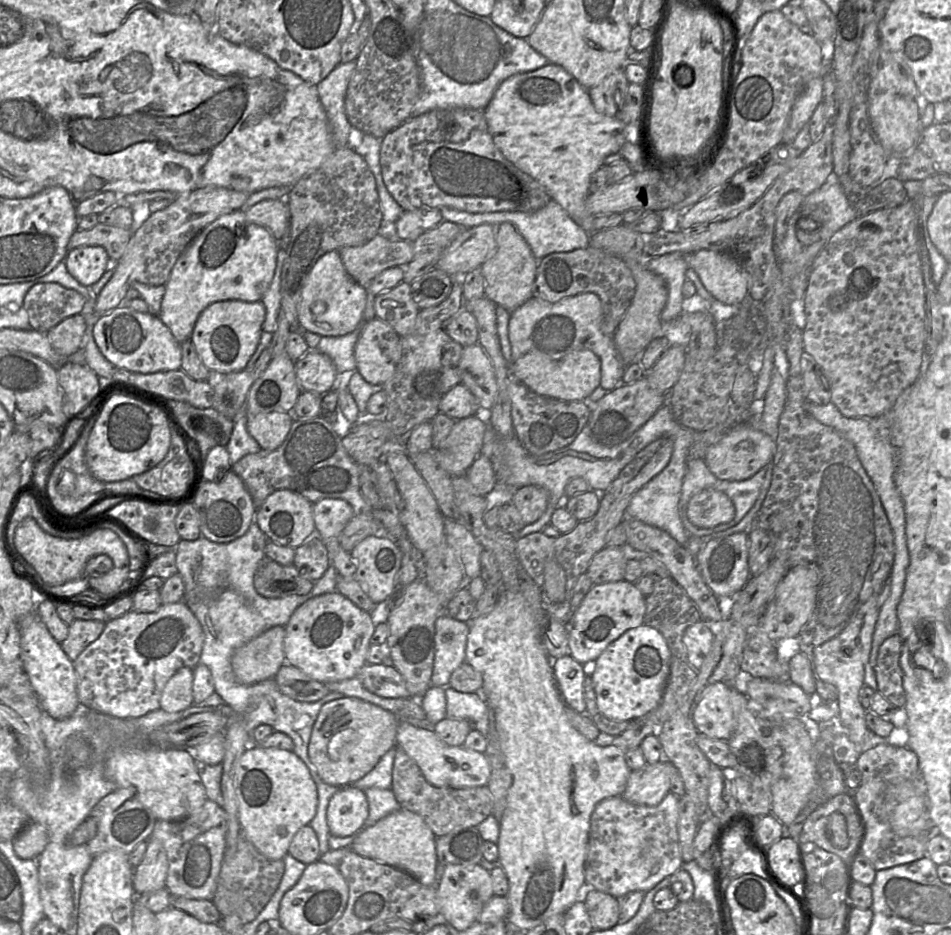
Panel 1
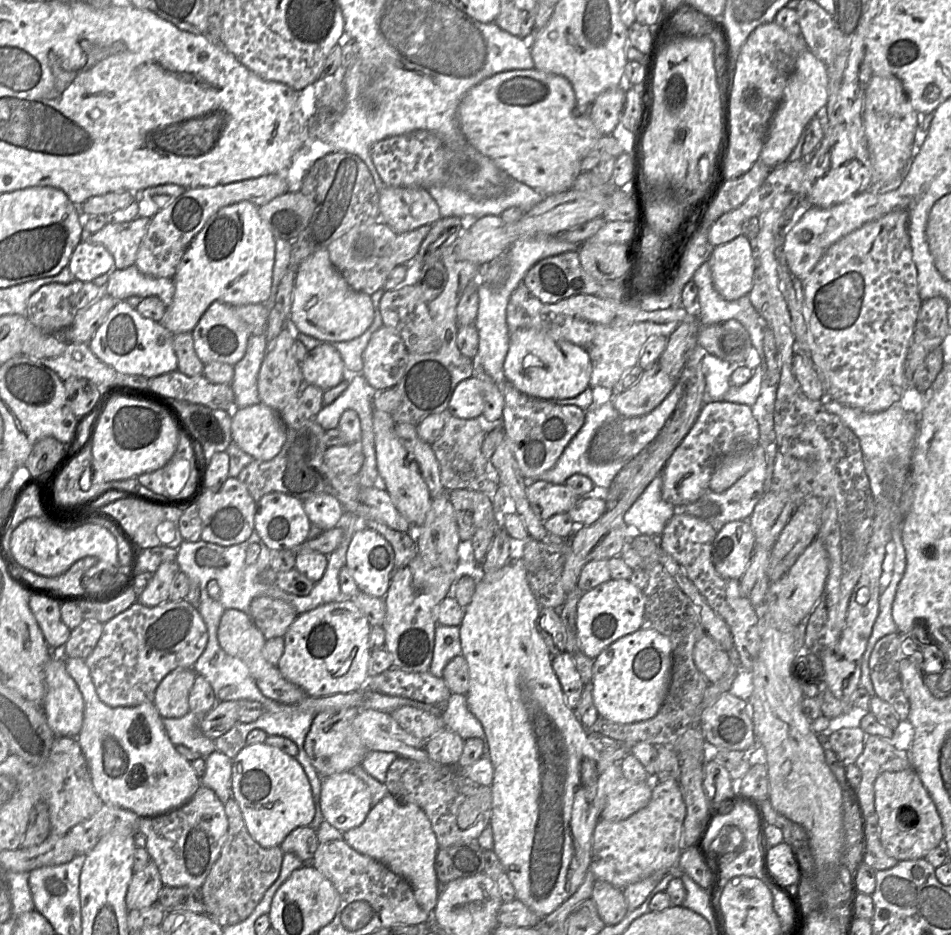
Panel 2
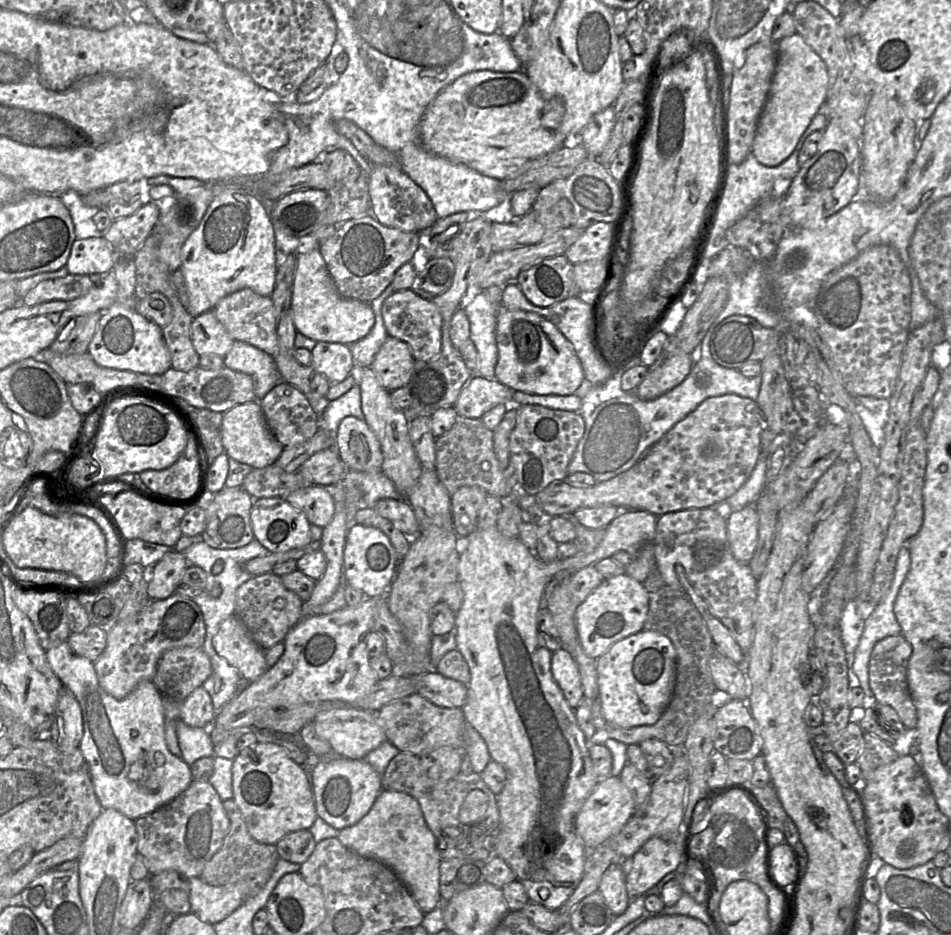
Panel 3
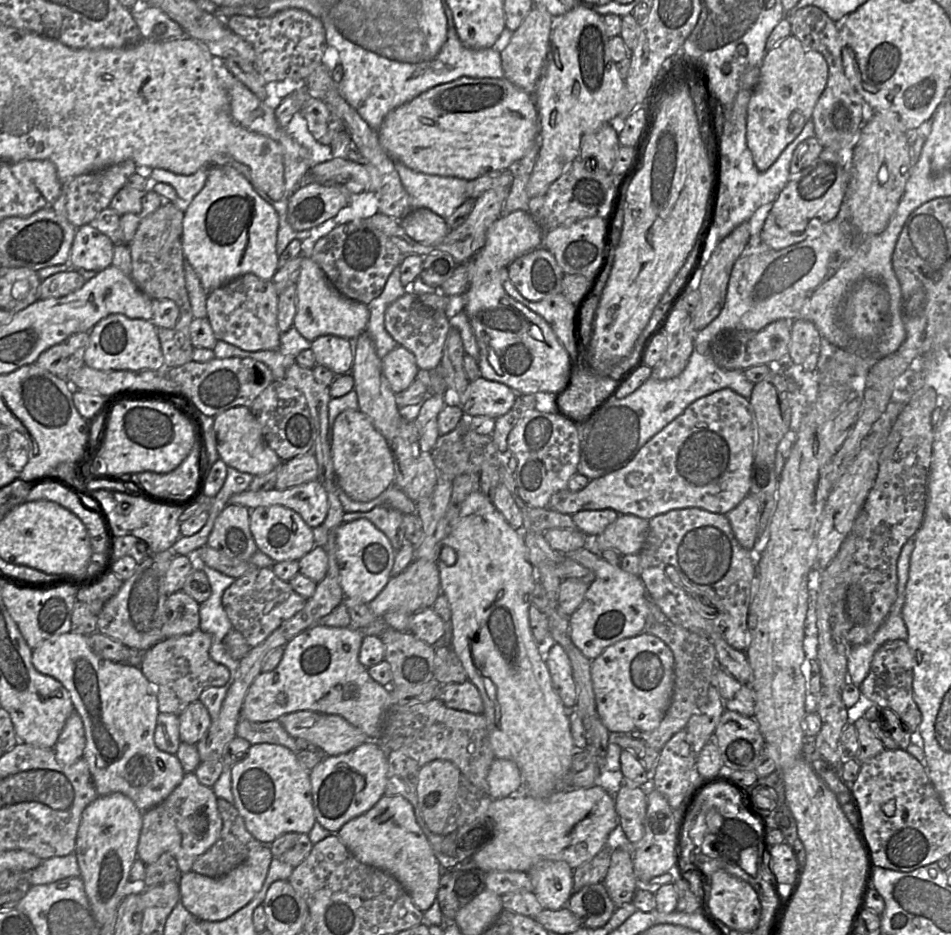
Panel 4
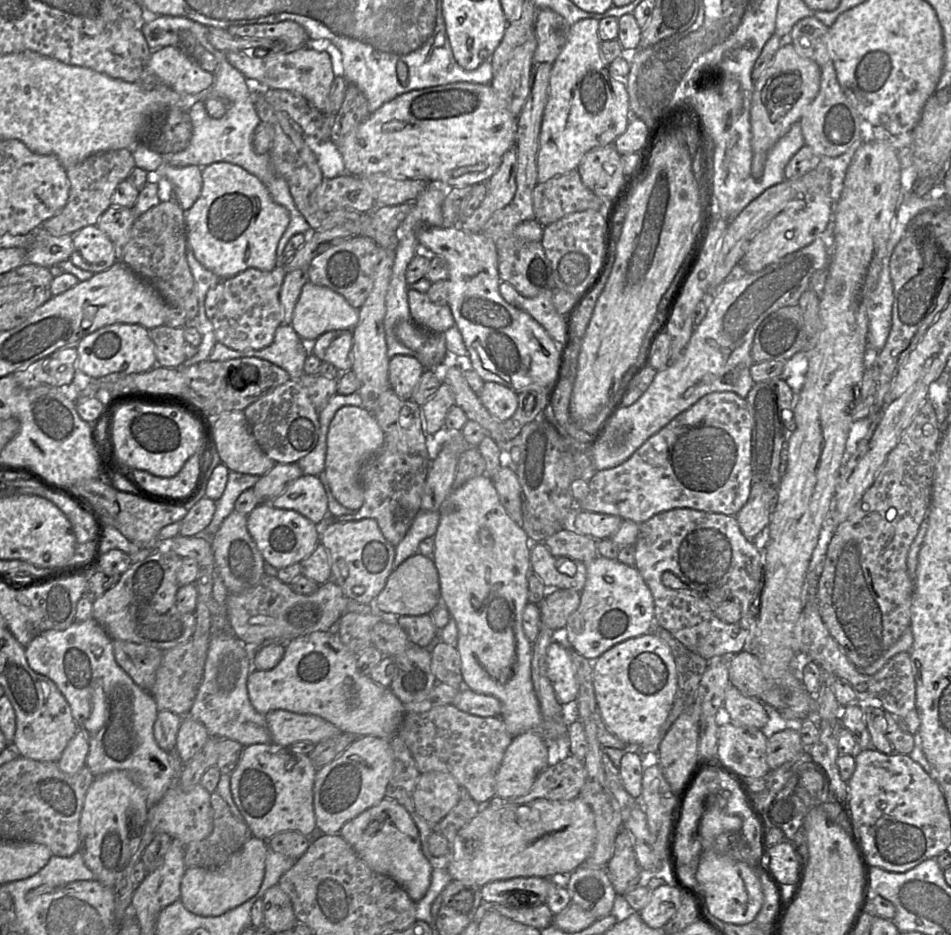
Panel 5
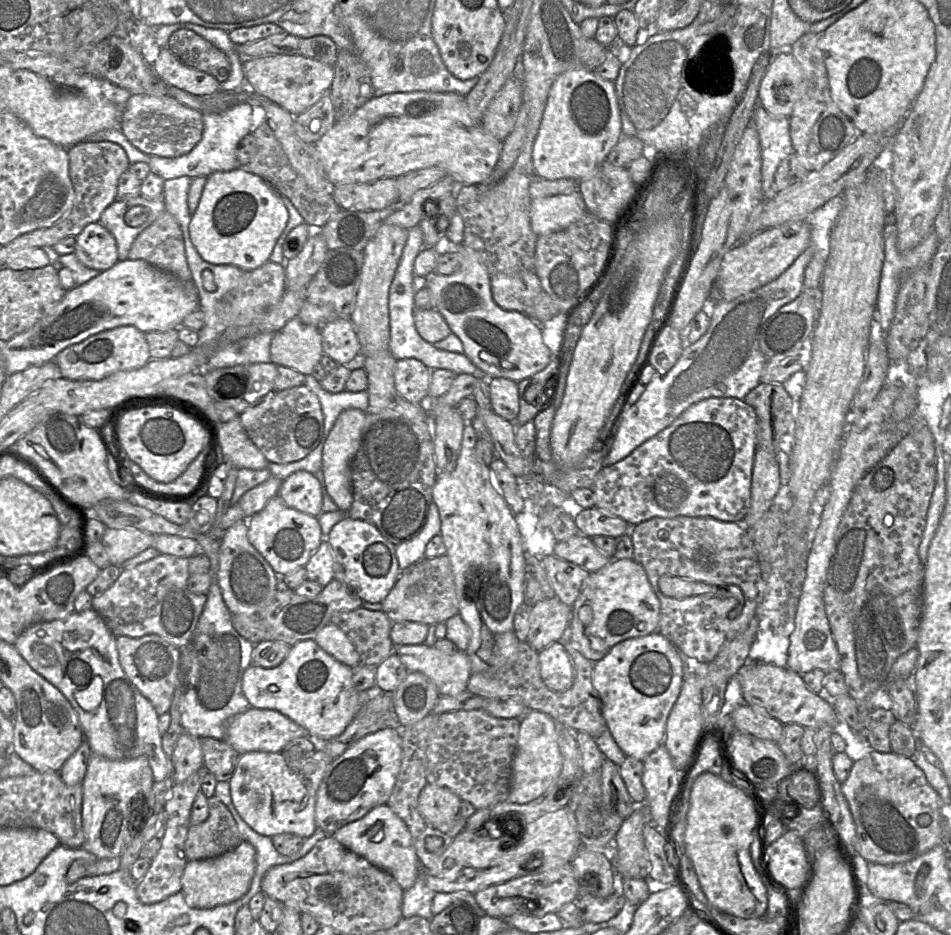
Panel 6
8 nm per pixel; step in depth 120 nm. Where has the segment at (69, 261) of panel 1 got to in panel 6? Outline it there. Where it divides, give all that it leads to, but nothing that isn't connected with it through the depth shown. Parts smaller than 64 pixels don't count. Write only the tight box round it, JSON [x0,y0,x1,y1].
[74,222,119,272]

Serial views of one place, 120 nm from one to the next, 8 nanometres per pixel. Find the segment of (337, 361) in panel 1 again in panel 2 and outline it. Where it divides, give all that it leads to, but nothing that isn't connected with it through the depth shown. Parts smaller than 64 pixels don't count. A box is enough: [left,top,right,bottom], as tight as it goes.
[332,289,384,373]

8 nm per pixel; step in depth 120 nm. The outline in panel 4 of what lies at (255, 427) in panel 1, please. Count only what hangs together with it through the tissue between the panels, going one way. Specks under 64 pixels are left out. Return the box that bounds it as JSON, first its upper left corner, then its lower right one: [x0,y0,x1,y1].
[213,406,282,476]

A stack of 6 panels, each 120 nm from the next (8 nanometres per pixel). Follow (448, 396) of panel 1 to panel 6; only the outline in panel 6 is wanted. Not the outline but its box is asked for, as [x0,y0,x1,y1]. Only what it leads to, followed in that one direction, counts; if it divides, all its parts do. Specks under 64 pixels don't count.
[489,377,519,421]

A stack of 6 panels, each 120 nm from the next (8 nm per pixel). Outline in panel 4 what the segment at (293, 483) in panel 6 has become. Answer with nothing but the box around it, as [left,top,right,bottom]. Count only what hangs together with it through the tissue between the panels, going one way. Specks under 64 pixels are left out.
[227,480,328,528]

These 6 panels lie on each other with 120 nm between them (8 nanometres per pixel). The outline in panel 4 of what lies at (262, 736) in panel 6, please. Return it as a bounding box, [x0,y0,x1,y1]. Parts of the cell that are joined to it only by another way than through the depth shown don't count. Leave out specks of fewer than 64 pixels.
[280,711,369,756]

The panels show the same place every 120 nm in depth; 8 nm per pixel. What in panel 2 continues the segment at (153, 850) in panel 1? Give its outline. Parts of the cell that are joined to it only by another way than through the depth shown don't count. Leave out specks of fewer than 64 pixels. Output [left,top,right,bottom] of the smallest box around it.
[125,860,163,911]

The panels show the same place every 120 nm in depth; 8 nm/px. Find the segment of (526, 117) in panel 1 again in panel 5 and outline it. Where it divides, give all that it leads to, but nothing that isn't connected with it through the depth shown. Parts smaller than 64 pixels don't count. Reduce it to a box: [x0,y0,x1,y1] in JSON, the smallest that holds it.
[338,82,518,187]

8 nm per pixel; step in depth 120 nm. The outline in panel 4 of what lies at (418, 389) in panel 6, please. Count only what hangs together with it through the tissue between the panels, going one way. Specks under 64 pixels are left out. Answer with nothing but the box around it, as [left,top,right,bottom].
[382,345,420,394]

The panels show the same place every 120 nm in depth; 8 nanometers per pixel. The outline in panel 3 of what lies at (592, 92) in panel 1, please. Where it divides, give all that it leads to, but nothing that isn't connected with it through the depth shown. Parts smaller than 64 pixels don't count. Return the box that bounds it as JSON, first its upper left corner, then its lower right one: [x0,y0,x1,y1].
[580,108,614,158]

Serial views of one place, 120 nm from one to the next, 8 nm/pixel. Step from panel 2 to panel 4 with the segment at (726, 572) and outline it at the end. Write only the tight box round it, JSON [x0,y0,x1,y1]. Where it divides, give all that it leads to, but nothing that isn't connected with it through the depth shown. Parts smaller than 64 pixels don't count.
[726,493,759,551]

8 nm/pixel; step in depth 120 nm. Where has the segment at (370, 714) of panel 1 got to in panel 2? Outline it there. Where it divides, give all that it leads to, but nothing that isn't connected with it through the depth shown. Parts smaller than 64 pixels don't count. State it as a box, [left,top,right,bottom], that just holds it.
[305,709,368,777]

